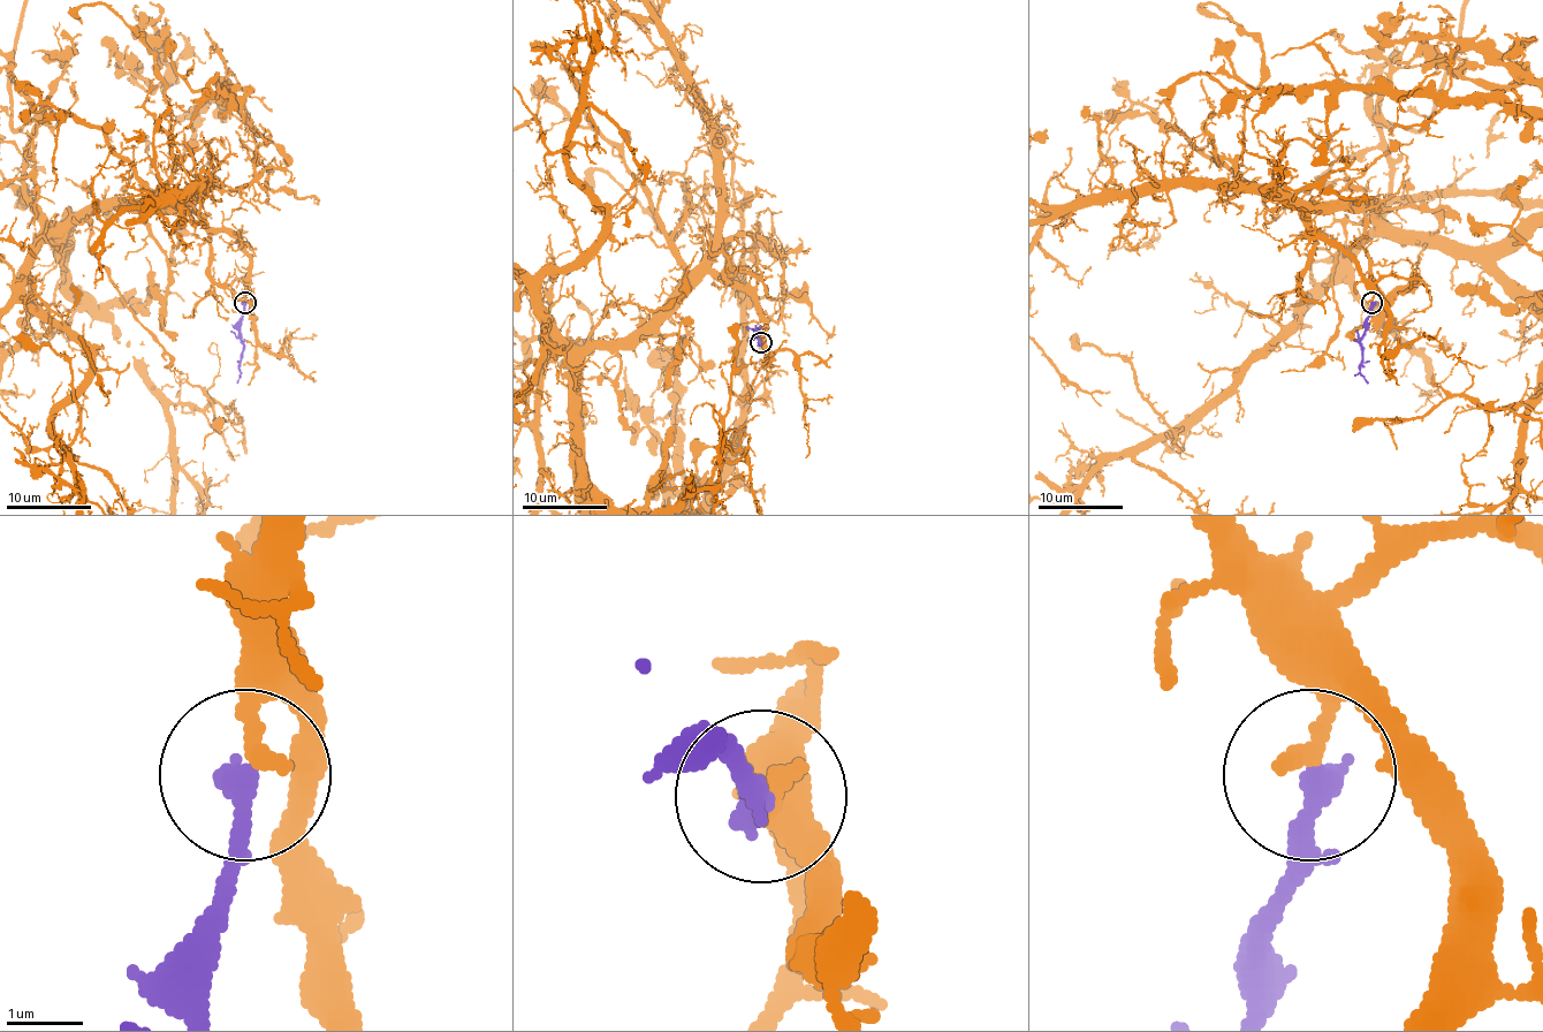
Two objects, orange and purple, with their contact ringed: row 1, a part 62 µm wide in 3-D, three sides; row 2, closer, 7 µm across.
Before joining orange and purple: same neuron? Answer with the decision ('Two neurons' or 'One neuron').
One neuron

